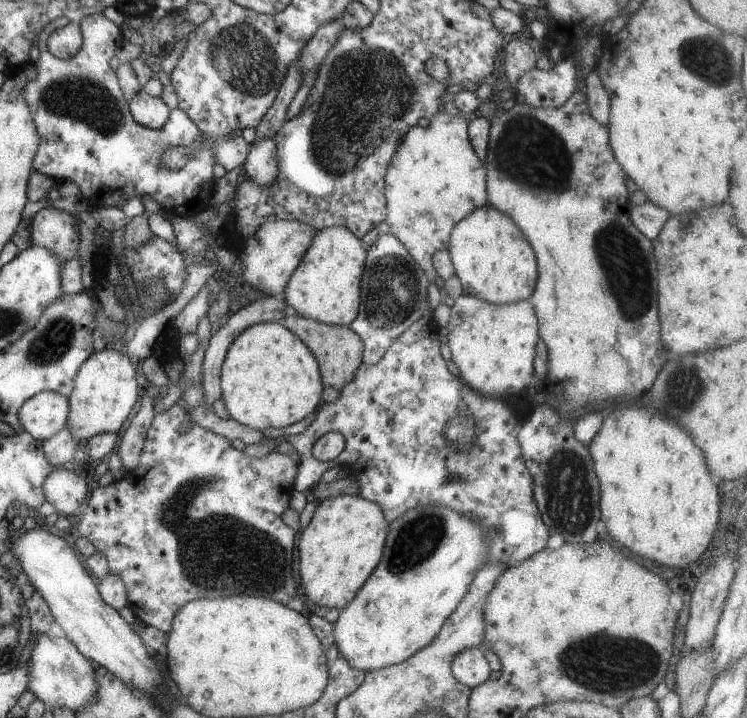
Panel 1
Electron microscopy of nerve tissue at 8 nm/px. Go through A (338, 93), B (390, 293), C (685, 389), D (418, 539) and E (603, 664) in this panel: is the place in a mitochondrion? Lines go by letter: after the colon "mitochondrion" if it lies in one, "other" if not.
A: mitochondrion
B: mitochondrion
C: mitochondrion
D: mitochondrion
E: mitochondrion

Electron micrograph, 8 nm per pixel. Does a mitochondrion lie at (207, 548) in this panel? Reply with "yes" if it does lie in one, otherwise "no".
yes

